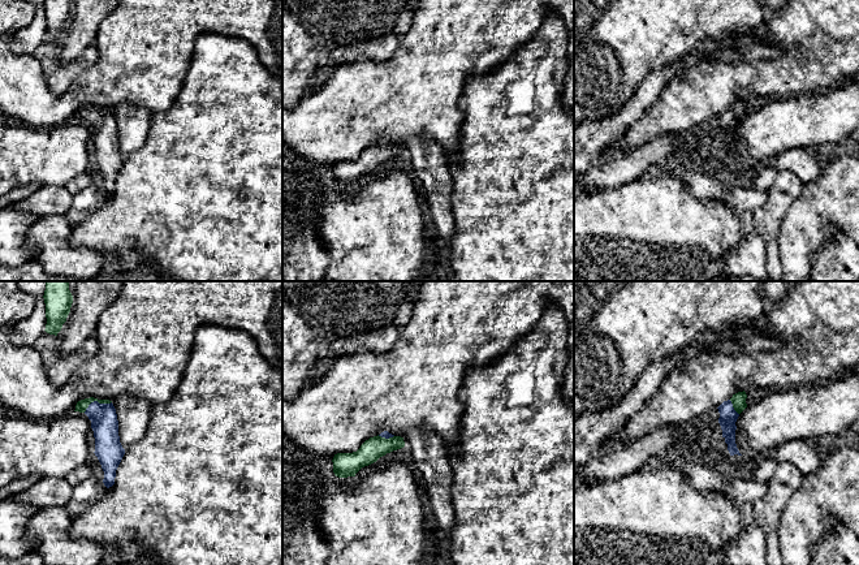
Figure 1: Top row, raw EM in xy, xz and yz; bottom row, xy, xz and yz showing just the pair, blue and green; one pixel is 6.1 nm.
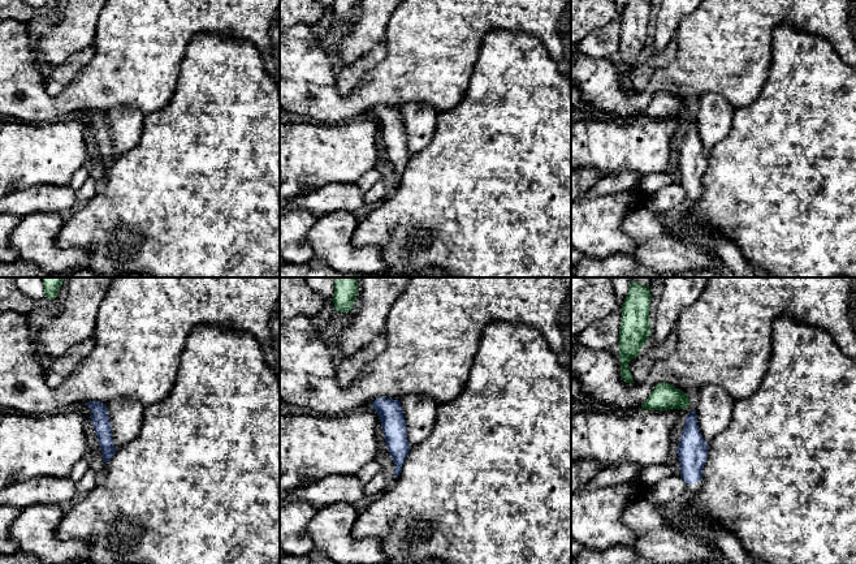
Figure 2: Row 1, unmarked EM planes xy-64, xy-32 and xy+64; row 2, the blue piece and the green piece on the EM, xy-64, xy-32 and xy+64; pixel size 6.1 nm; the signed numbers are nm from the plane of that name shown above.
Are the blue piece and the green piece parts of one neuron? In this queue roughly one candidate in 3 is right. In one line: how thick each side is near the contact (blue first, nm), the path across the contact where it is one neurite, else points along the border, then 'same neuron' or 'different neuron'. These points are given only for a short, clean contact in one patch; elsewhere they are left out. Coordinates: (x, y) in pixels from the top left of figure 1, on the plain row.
170 nm thick on the blue side, 70 nm on the other; runs through xy (103, 125), (96, 117), (96, 110), (87, 115), (81, 115); same neuron

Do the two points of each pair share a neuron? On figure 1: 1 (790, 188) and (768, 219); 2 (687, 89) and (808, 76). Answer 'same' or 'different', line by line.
1: same
2: same

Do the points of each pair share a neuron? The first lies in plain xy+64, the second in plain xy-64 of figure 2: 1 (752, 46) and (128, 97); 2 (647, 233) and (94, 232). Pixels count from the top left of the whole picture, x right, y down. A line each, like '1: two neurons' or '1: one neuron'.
1: one neuron
2: two neurons

